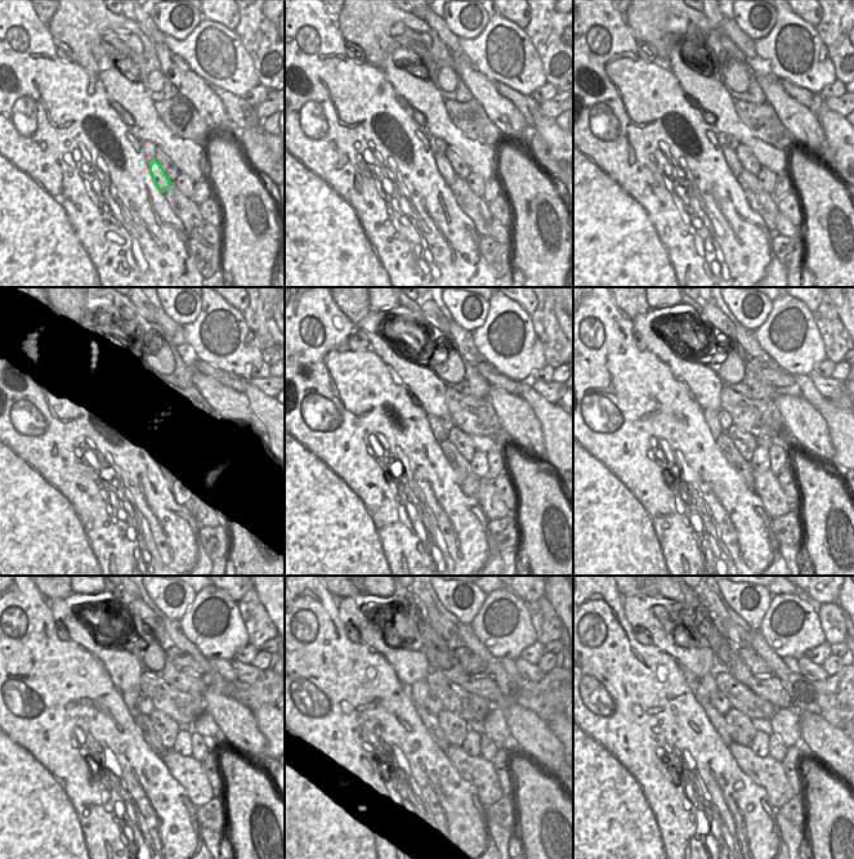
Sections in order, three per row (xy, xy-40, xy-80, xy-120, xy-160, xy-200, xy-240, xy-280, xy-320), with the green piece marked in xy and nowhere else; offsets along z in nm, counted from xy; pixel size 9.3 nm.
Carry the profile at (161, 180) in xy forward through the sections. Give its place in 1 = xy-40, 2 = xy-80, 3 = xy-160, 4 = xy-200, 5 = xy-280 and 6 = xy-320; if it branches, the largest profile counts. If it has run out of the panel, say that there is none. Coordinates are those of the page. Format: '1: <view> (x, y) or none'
1: xy-40 (445, 168)
2: xy-80 (729, 155)
3: xy-160 (441, 426)
4: xy-200 (710, 415)
5: xy-280 (419, 692)
6: xy-320 (709, 683)

